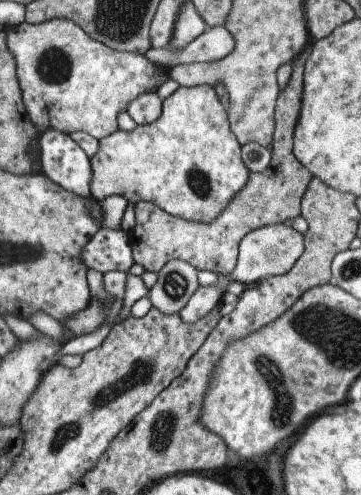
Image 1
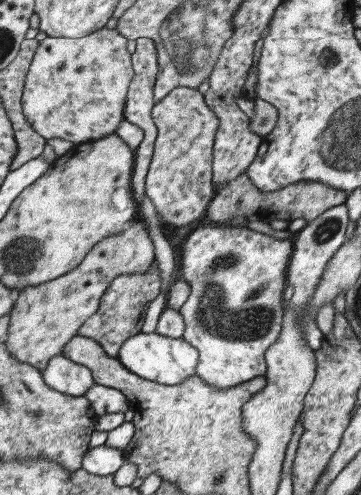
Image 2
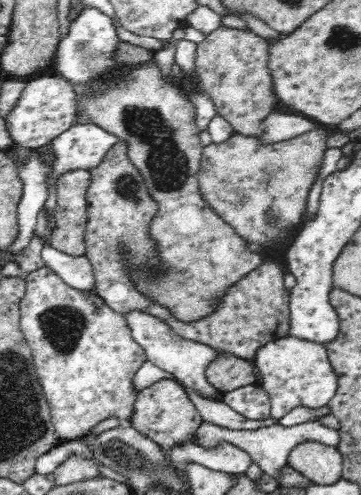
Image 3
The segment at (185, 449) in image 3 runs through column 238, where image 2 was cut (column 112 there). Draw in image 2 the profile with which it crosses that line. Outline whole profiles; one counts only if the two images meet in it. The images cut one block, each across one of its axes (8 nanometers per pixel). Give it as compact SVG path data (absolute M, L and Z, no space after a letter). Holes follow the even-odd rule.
M95 446L83 454L81 470L91 476L113 476L125 464L125 454L111 446Z

